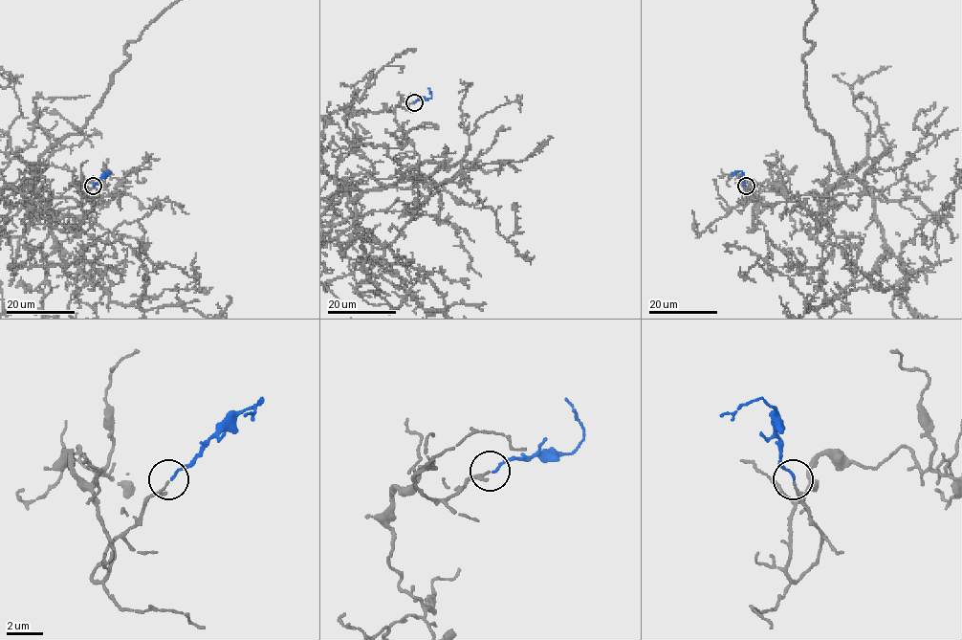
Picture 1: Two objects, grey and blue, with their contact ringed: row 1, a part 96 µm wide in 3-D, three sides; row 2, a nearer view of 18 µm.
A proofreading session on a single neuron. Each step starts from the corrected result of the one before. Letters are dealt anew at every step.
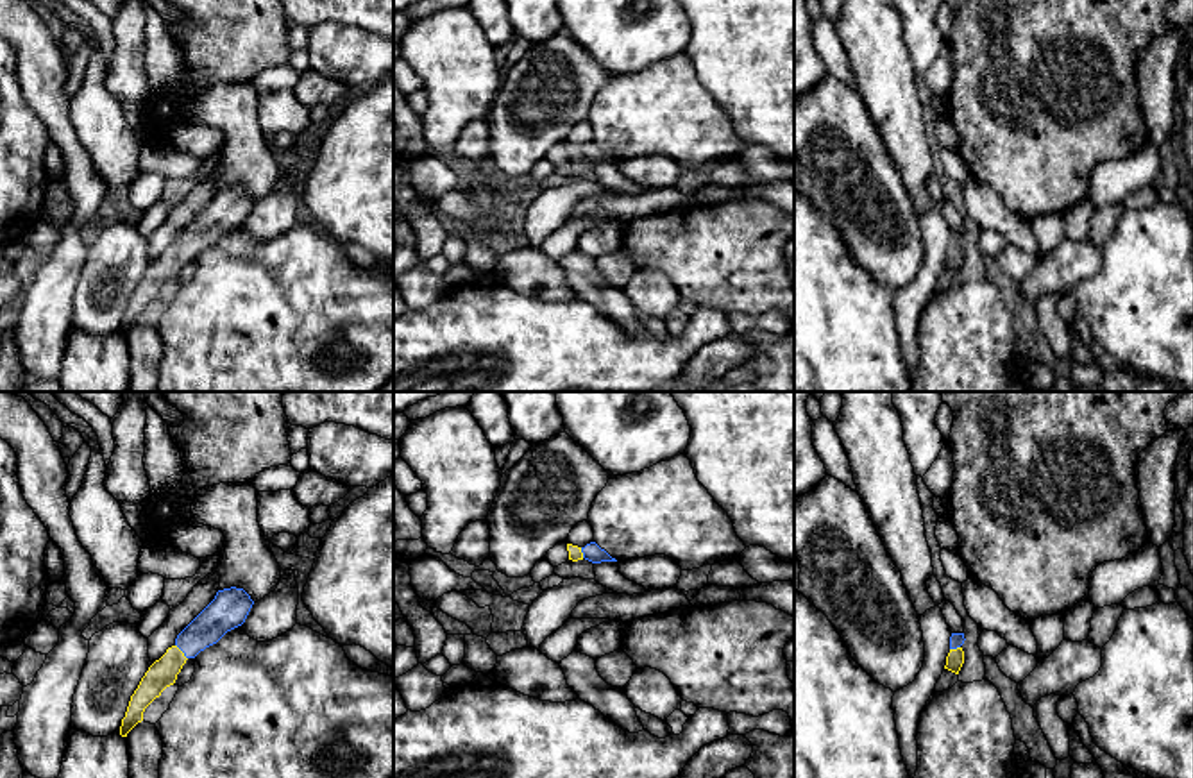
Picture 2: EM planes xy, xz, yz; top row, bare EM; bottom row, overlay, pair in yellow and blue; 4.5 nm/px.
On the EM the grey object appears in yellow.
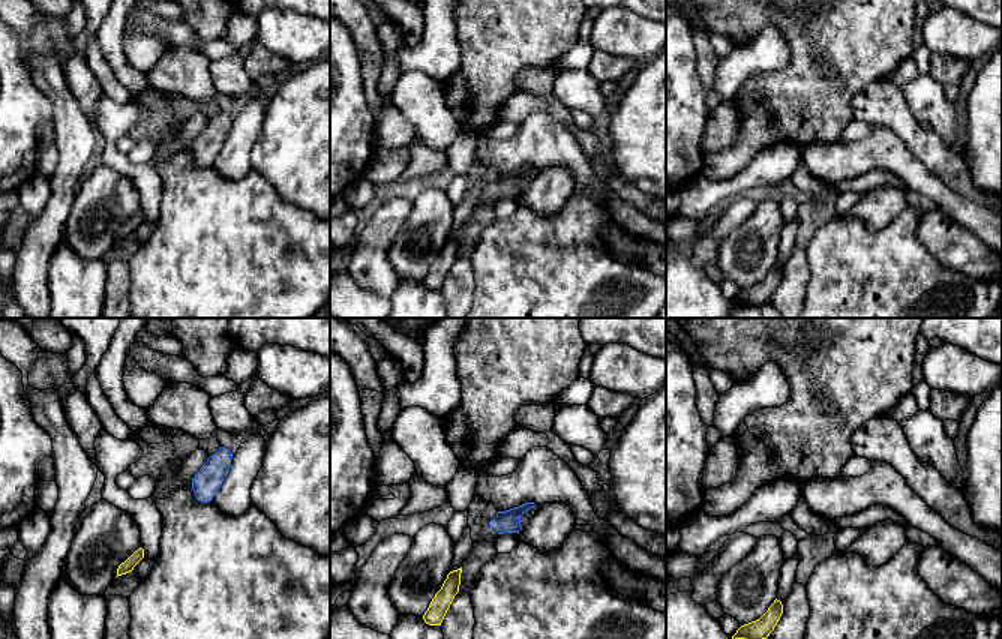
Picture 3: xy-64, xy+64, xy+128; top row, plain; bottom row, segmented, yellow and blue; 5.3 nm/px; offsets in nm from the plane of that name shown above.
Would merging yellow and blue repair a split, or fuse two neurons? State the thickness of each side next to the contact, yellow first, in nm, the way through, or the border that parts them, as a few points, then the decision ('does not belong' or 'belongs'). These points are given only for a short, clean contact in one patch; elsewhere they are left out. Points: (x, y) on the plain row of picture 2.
130/160 nm | across xy (163, 272), (181, 251), (222, 213) | belongs

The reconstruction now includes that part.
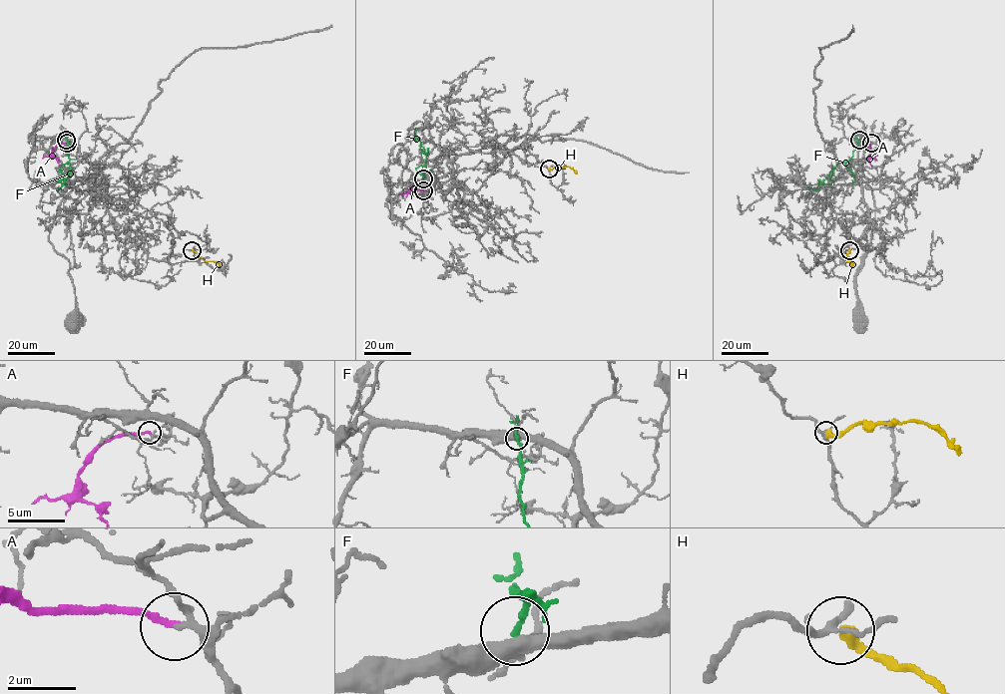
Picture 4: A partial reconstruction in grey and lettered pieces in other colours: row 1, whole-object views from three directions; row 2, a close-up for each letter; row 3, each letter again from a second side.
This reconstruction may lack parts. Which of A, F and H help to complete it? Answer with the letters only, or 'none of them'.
none of them

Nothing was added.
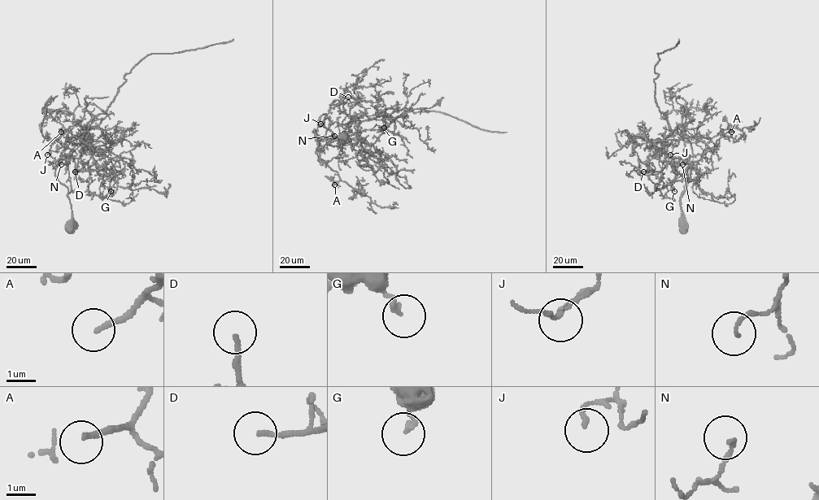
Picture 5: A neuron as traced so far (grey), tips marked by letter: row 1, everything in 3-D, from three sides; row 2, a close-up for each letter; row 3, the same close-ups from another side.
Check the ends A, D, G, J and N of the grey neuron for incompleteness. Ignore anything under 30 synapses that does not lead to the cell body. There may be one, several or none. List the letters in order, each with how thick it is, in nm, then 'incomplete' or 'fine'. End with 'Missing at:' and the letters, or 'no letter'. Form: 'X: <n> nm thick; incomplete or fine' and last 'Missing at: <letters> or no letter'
A: 180 nm thick; fine
D: 150 nm thick; incomplete
G: 160 nm thick; incomplete
J: 140 nm thick; fine
N: 110 nm thick; fine
Missing at: D, G

